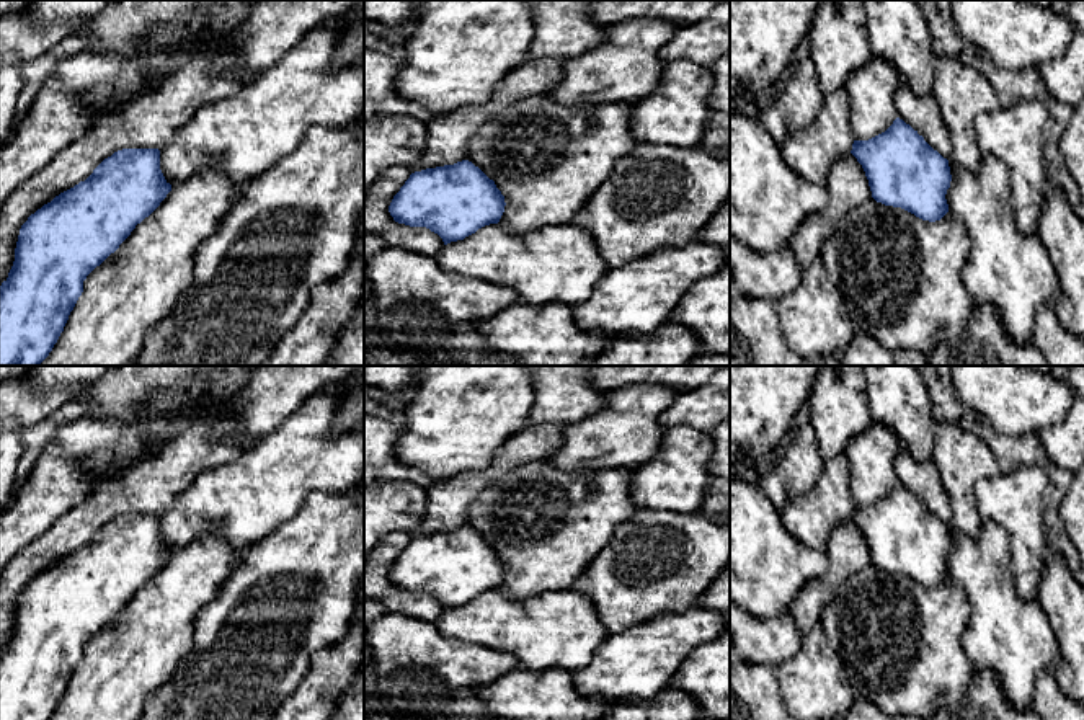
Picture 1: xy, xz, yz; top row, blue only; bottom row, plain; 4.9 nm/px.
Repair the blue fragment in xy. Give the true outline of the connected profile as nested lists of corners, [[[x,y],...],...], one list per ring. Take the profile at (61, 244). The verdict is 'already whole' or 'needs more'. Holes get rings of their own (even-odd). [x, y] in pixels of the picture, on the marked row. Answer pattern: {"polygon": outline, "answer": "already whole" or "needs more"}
{"polygon": [[[122,149],[104,158],[93,173],[44,204],[21,225],[15,261],[0,286],[0,366],[39,366],[52,351],[83,292],[83,281],[149,217],[171,191],[160,170],[158,149]]], "answer": "already whole"}

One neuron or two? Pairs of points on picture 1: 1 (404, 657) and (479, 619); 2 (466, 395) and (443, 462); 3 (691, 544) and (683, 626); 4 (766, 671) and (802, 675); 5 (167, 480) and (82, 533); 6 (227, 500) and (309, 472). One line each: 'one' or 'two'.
1: two
2: one
3: two
4: two
5: one
6: one

